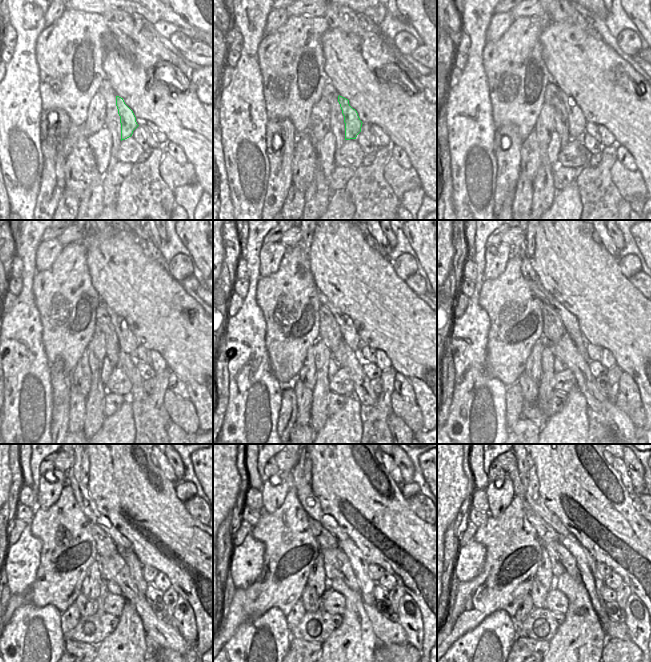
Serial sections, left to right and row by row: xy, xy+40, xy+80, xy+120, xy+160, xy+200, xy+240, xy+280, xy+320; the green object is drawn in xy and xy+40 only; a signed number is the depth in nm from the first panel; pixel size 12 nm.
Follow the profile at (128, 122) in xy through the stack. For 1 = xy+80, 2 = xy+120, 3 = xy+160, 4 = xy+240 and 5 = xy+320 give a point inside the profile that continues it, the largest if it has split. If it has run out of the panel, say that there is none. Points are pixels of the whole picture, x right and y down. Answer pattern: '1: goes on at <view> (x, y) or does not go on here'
1: goes on at xy+80 (577, 123)
2: goes on at xy+120 (126, 340)
3: goes on at xy+160 (350, 336)
4: goes on at xy+240 (87, 505)
5: goes on at xy+320 (536, 503)

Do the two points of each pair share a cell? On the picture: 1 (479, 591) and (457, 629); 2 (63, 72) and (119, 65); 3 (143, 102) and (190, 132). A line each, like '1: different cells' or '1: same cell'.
1: same cell
2: different cells
3: same cell

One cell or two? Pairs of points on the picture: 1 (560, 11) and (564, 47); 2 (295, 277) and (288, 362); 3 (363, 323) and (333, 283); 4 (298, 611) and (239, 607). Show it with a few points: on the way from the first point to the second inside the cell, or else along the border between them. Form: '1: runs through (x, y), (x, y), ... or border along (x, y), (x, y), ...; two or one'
1: border along (550, 21), (575, 24), (583, 30); two
2: runs through (290, 298), (287, 331), (284, 335), (287, 341); one
3: runs through (363, 313), (343, 292); one
4: border along (300, 598), (285, 615); two

